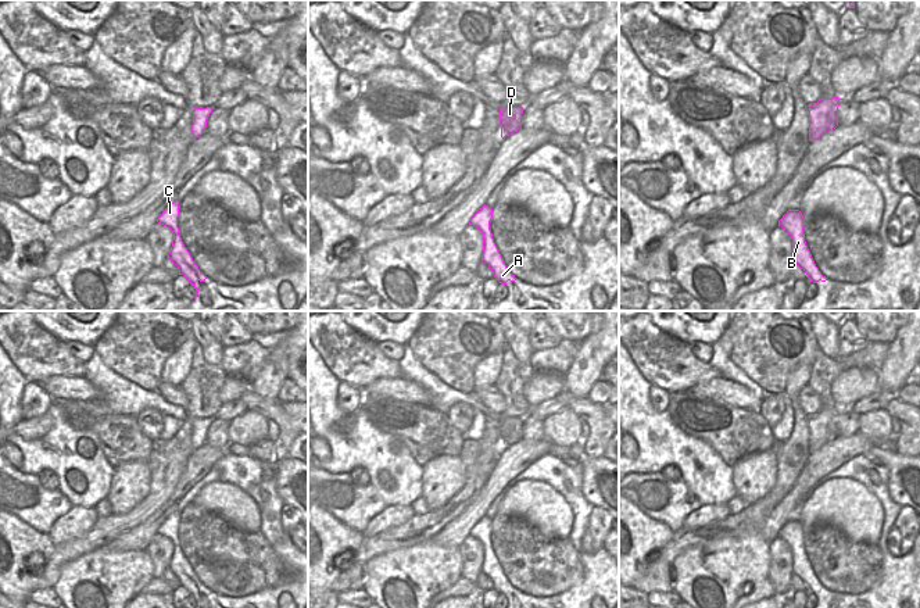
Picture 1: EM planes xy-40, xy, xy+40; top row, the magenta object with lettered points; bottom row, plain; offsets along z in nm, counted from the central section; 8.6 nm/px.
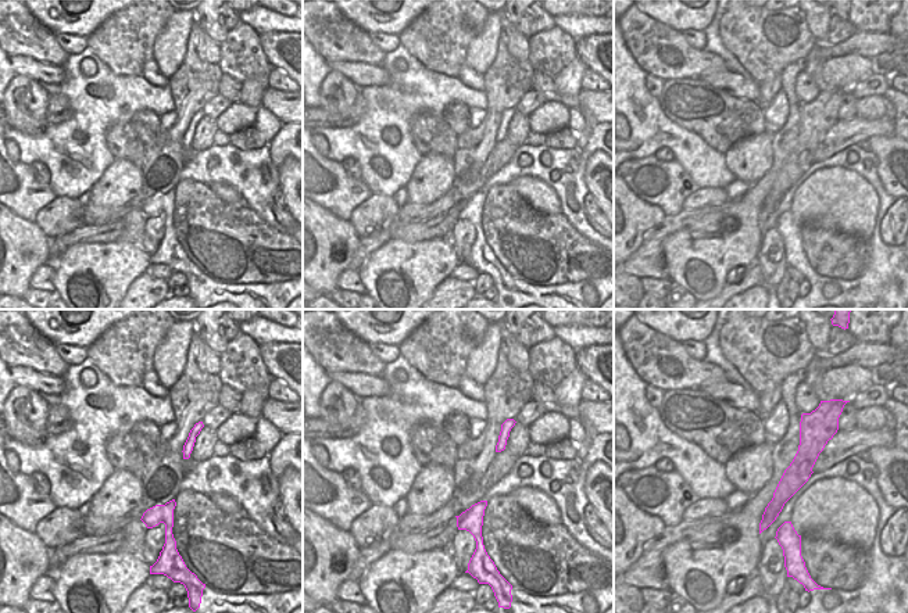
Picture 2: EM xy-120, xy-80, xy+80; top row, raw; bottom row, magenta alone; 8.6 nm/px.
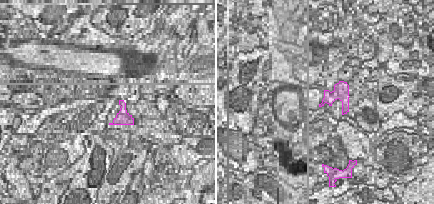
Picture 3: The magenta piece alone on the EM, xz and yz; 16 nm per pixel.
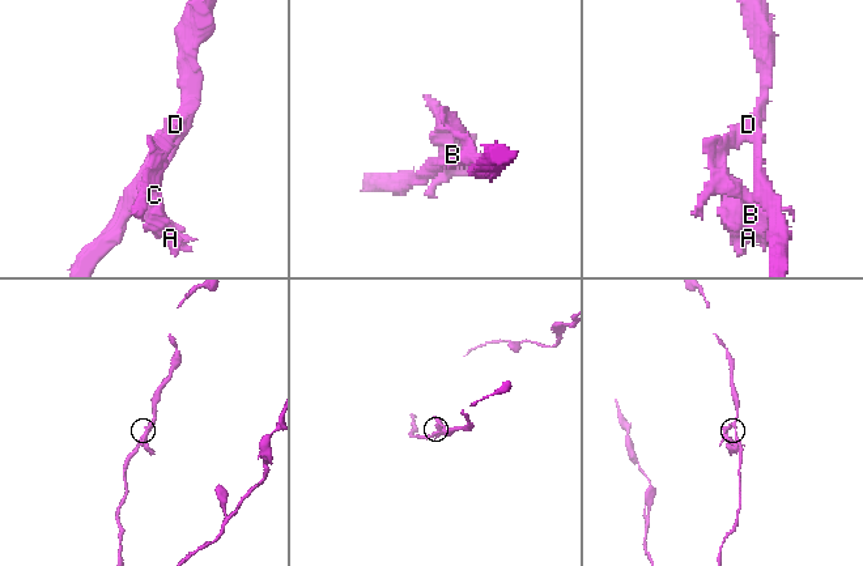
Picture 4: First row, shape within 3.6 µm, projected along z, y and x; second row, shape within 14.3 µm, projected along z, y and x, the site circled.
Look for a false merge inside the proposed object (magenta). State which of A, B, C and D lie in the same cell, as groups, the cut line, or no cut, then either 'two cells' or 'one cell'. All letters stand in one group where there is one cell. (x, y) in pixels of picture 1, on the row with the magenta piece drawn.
A B C / D; cut in xy along (503, 125), (515, 131); two cells

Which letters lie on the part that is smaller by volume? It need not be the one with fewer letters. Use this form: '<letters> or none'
A, B, C

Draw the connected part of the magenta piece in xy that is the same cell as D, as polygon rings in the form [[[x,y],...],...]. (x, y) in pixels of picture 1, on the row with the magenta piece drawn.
[[[501,107],[500,108],[500,125],[508,125],[511,130],[522,129],[523,107]]]

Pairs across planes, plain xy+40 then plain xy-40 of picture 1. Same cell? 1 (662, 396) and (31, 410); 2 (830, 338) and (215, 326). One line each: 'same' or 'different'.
1: same
2: different

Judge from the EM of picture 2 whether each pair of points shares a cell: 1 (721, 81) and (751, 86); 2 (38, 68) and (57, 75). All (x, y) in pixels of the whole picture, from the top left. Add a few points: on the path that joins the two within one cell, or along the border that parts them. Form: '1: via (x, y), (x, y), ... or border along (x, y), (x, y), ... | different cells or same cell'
1: via (728, 81), (744, 86) | same cell
2: via (42, 71), (53, 75) | same cell

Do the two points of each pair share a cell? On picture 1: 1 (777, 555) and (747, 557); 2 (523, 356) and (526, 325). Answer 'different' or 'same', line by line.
1: different
2: different

